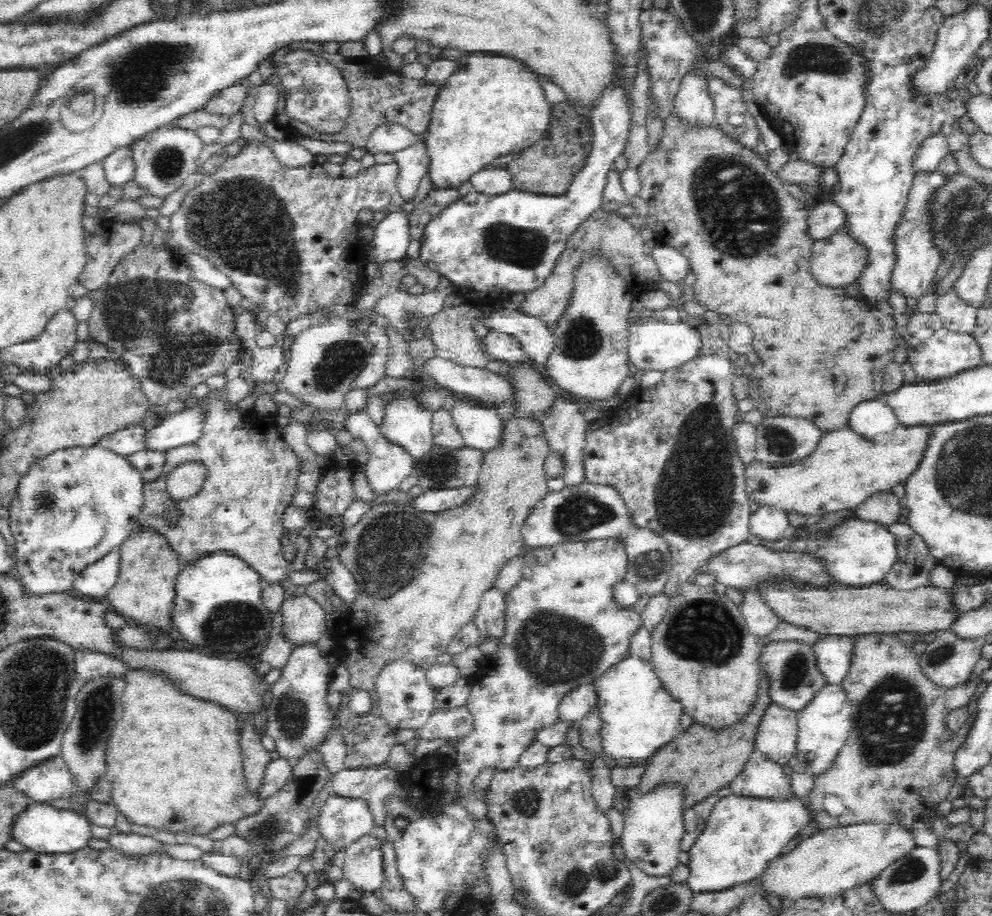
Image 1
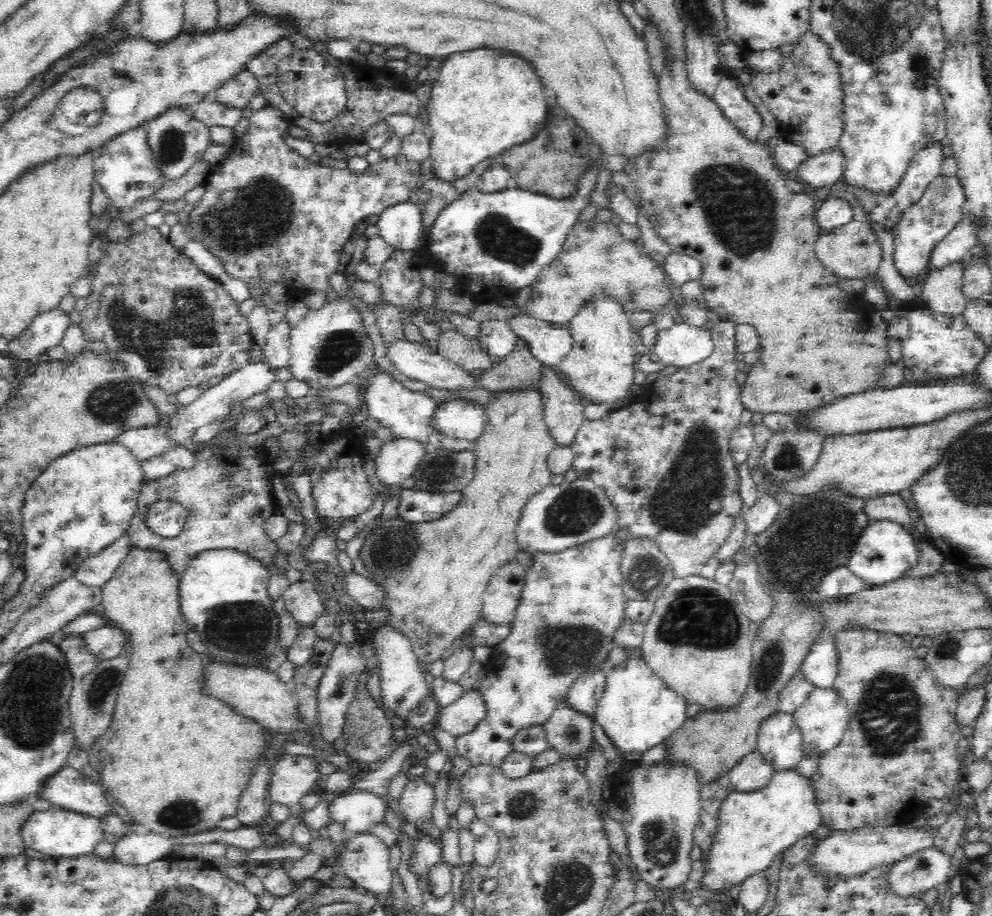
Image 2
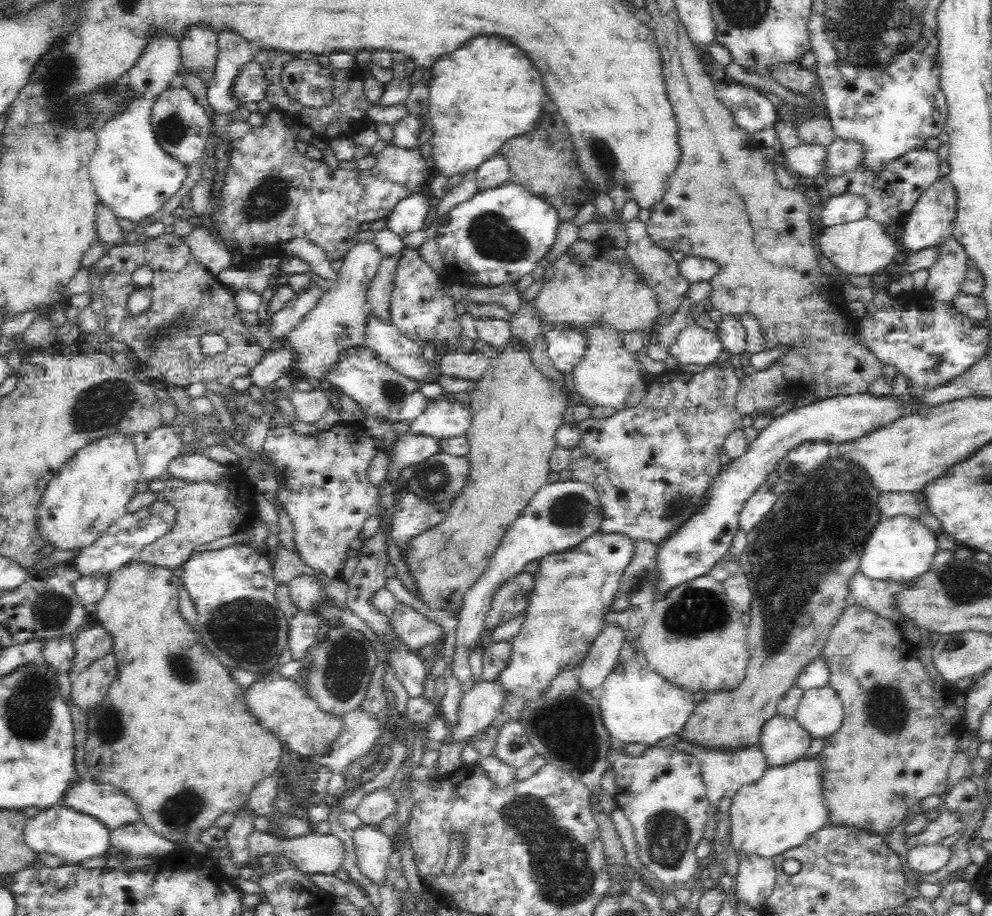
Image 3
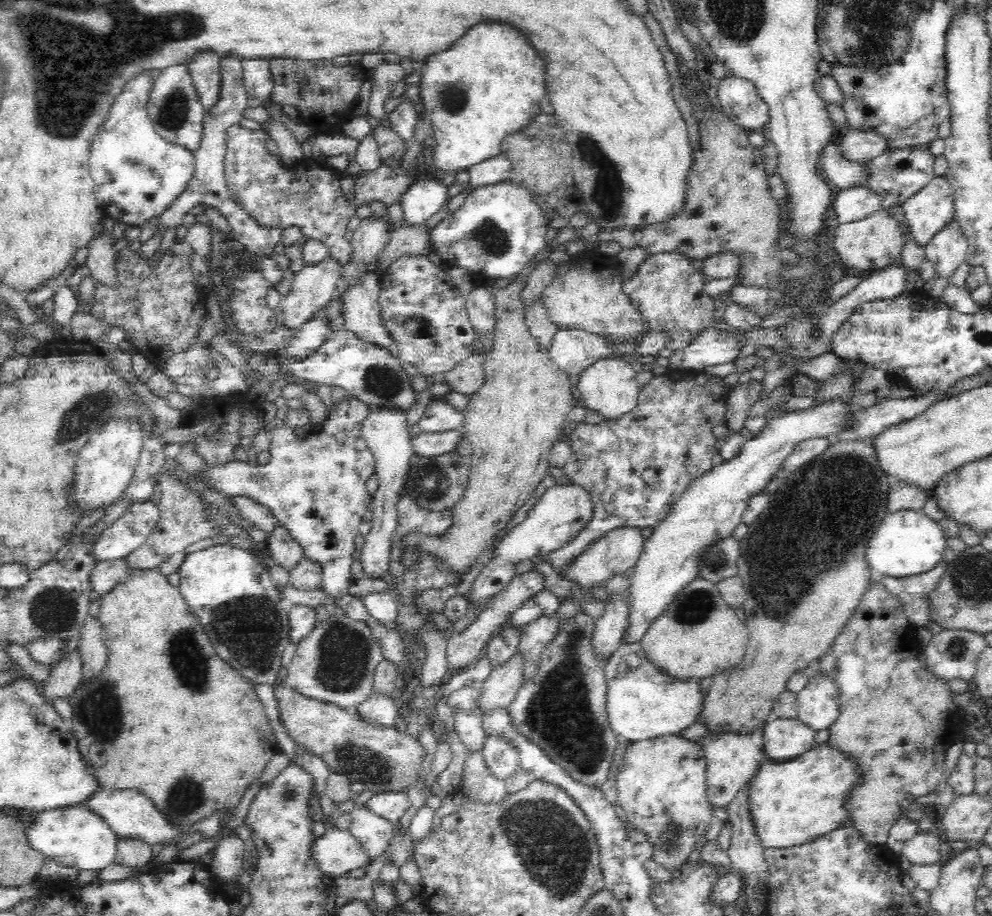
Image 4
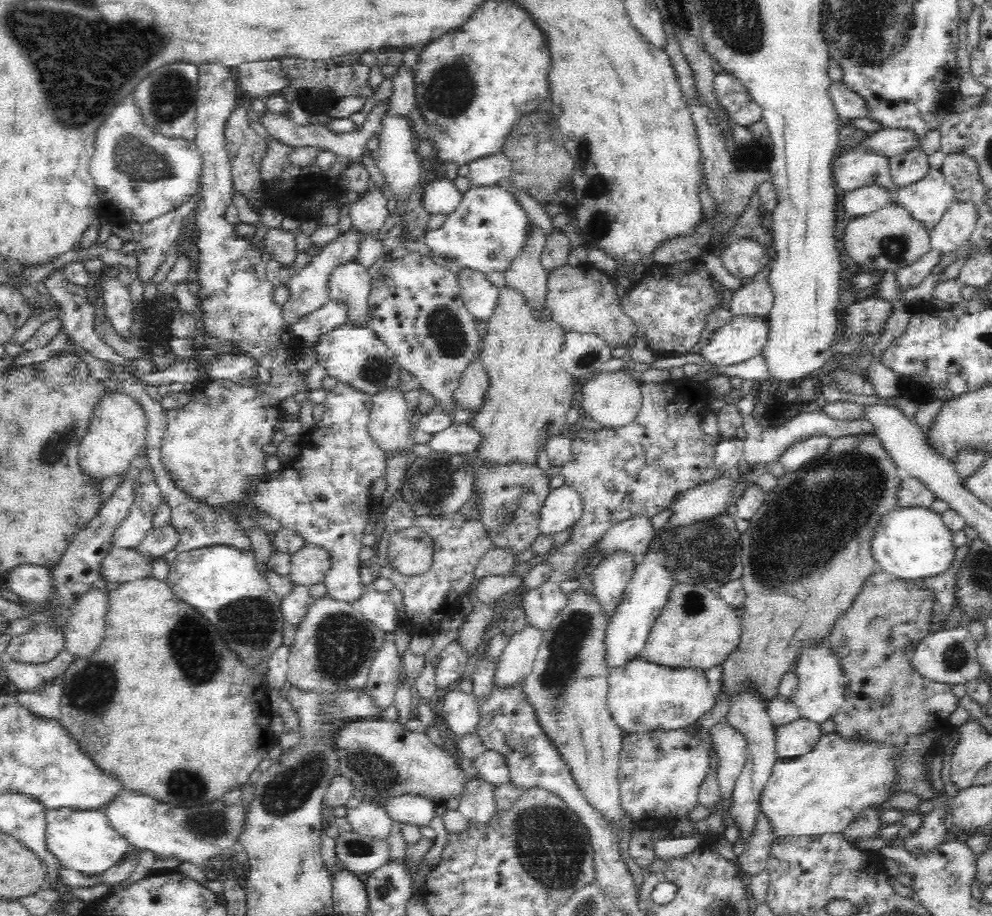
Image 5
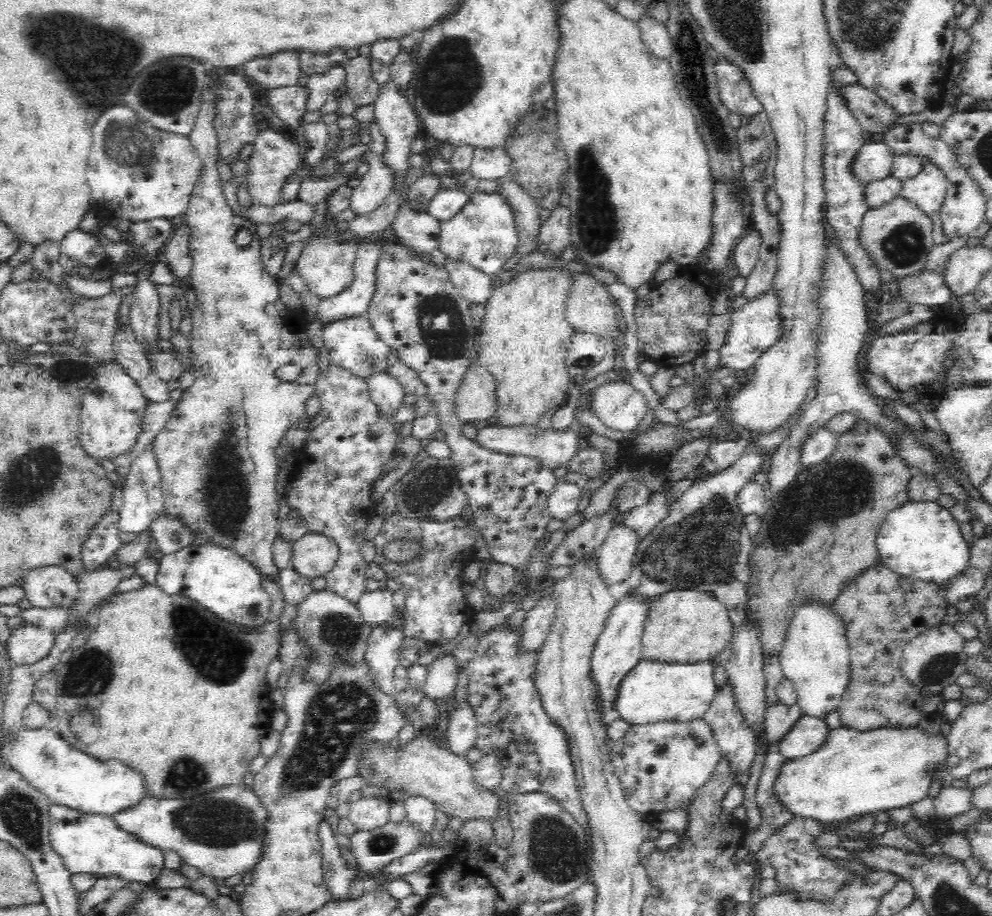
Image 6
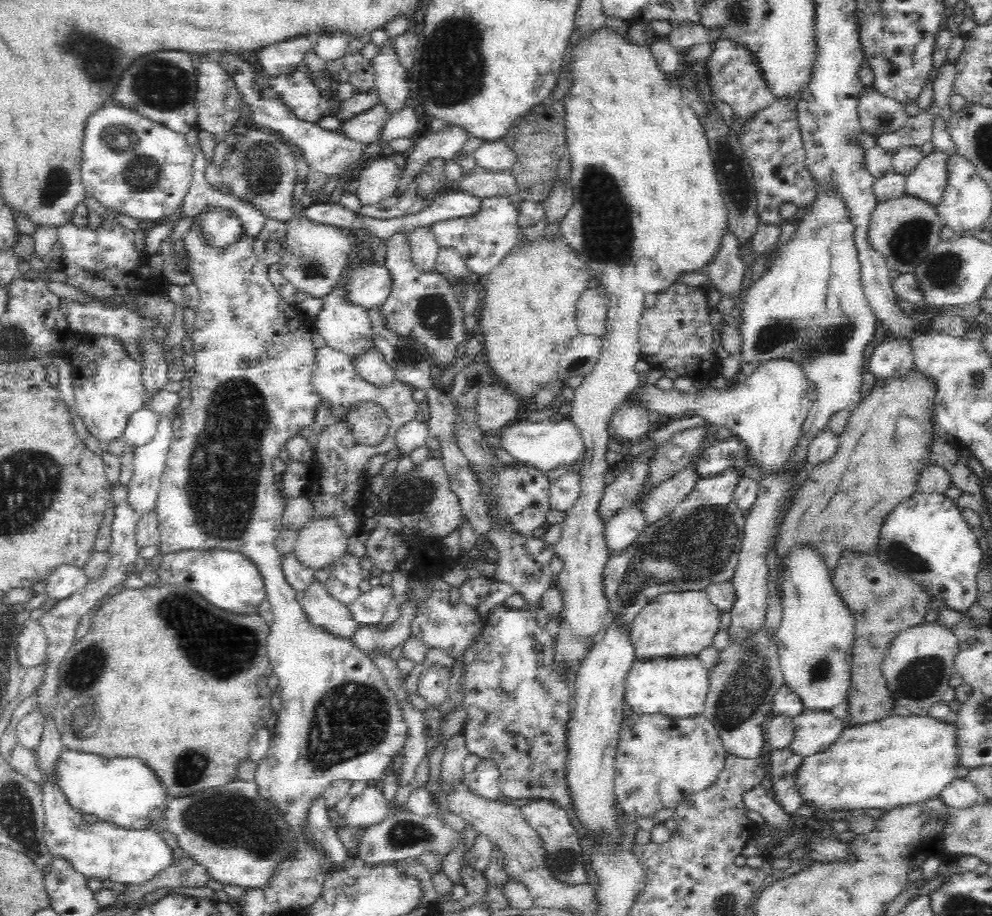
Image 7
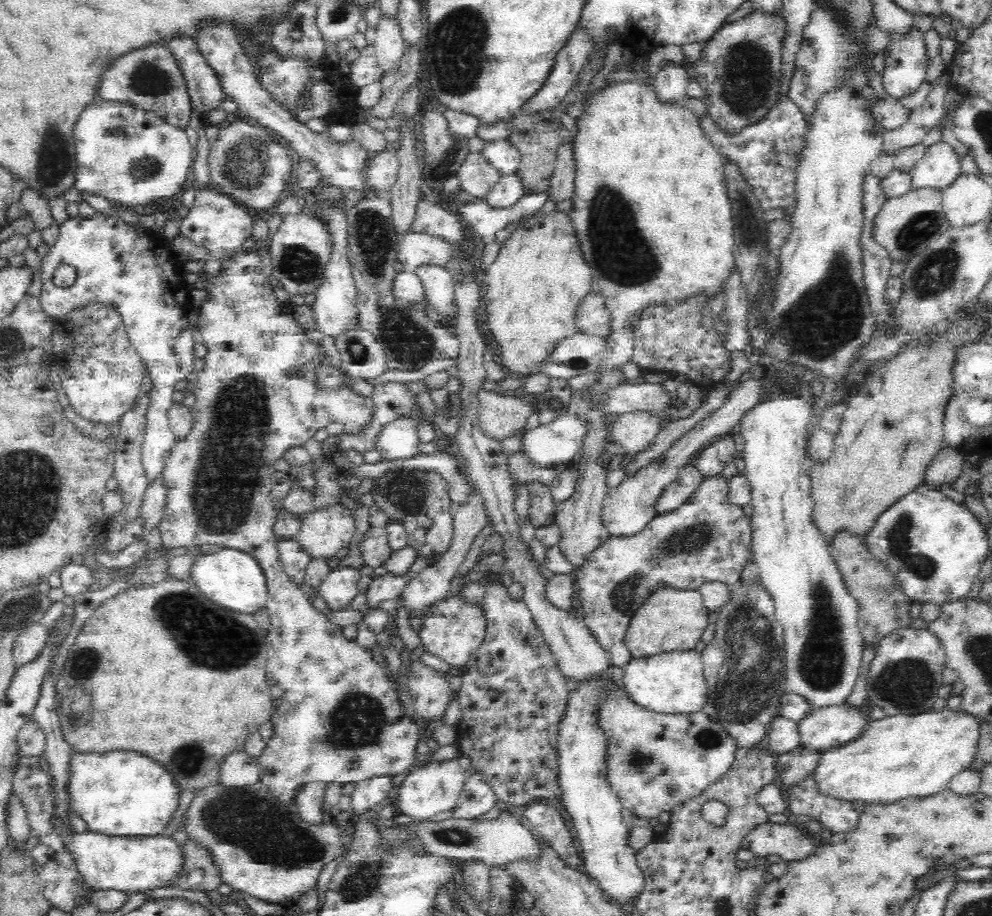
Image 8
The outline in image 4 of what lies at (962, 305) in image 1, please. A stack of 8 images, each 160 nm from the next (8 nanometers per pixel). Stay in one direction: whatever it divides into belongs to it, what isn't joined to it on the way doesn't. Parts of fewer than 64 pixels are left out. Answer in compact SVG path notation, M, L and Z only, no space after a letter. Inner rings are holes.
M953 219L925 244L925 258L933 263L936 276L950 280L955 270L965 262L968 246L960 224Z

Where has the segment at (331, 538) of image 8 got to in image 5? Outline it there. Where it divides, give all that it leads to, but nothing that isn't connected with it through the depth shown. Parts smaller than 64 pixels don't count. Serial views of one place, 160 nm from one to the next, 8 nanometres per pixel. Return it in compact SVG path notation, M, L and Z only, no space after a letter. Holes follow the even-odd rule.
M305 542L291 554L291 570L288 578L296 584L309 587L322 582L331 566L328 549Z

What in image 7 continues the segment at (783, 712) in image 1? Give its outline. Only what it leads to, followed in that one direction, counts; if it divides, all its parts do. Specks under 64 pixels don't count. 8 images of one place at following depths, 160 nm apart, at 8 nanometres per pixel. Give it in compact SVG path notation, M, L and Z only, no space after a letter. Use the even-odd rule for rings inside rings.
M806 711L793 719L795 734L790 747L807 757L828 750L849 728L847 720L836 718L829 711Z

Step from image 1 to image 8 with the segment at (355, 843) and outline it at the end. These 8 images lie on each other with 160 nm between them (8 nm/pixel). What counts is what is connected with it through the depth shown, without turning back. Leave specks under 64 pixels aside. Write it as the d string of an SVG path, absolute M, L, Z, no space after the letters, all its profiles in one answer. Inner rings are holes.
M374 776L356 784L351 796L350 810L362 815L380 802L388 802L393 797L393 776Z

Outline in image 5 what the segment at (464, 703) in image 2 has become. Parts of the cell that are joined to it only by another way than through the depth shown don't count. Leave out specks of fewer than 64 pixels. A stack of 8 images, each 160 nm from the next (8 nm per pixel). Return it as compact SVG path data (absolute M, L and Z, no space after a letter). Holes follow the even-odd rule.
M526 623L520 632L512 634L503 654L499 657L495 684L504 688L506 685L523 684L533 670L538 650L543 642L542 629Z

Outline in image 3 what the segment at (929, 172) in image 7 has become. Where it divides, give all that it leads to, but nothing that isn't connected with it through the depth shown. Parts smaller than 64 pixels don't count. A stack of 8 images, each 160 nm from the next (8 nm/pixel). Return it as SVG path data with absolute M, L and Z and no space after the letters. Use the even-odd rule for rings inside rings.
M948 176L939 177L928 190L926 190L906 217L902 245L907 250L918 252L925 248L936 247L946 237L952 237L956 220L956 190Z

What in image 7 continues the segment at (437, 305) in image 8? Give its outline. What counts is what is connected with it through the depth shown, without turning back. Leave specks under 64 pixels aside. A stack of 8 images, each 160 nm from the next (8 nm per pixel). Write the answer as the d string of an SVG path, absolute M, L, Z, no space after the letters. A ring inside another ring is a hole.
M418 228L411 232L411 261L424 274L435 272L435 260L440 246L428 233L428 228Z

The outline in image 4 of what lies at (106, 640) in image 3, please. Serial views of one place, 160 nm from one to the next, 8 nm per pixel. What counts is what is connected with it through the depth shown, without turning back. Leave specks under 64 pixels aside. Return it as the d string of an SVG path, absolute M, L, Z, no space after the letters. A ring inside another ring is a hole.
M76 650L73 654L64 655L62 661L53 665L48 678L42 684L37 684L40 697L44 703L52 704L60 698L70 697L82 677L80 654Z

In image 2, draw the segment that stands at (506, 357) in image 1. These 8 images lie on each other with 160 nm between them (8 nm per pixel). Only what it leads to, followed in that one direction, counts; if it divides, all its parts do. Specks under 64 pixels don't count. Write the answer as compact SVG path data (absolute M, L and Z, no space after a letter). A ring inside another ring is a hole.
M489 320L480 323L480 345L490 355L505 357L514 350L516 333L507 321Z

